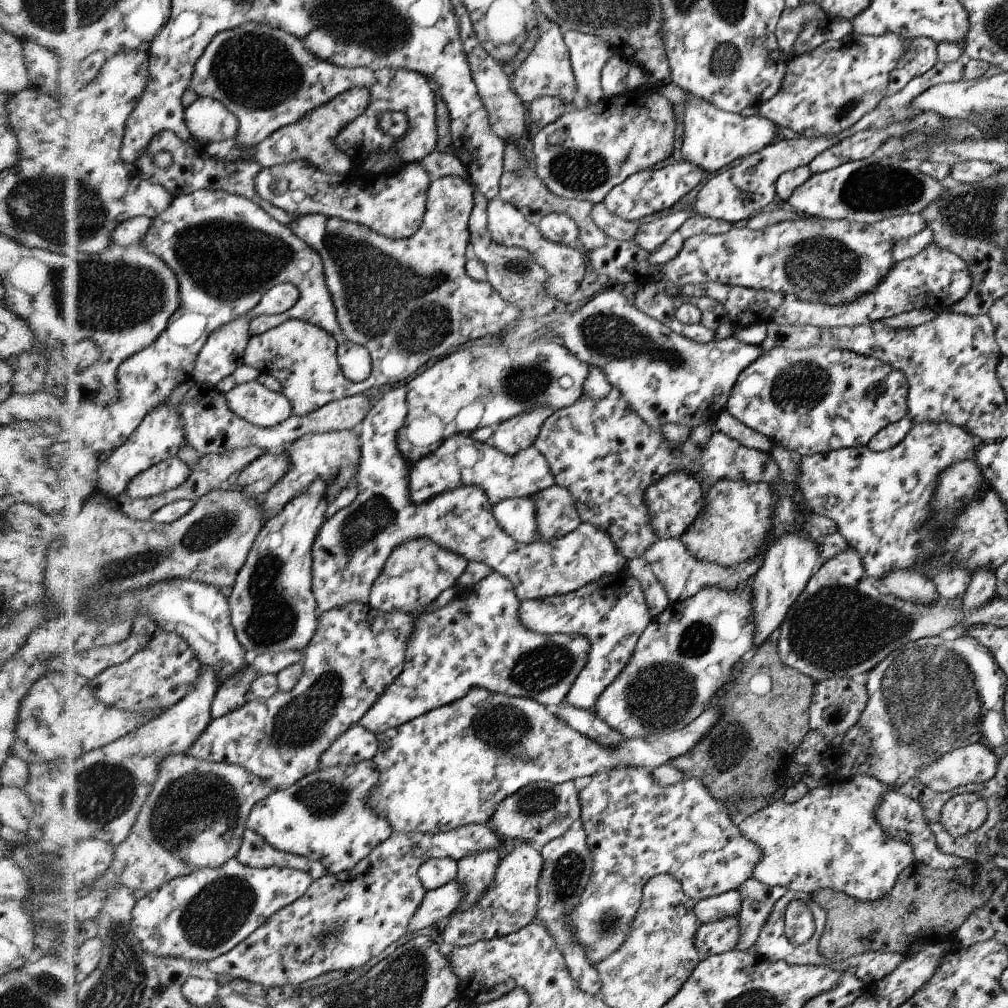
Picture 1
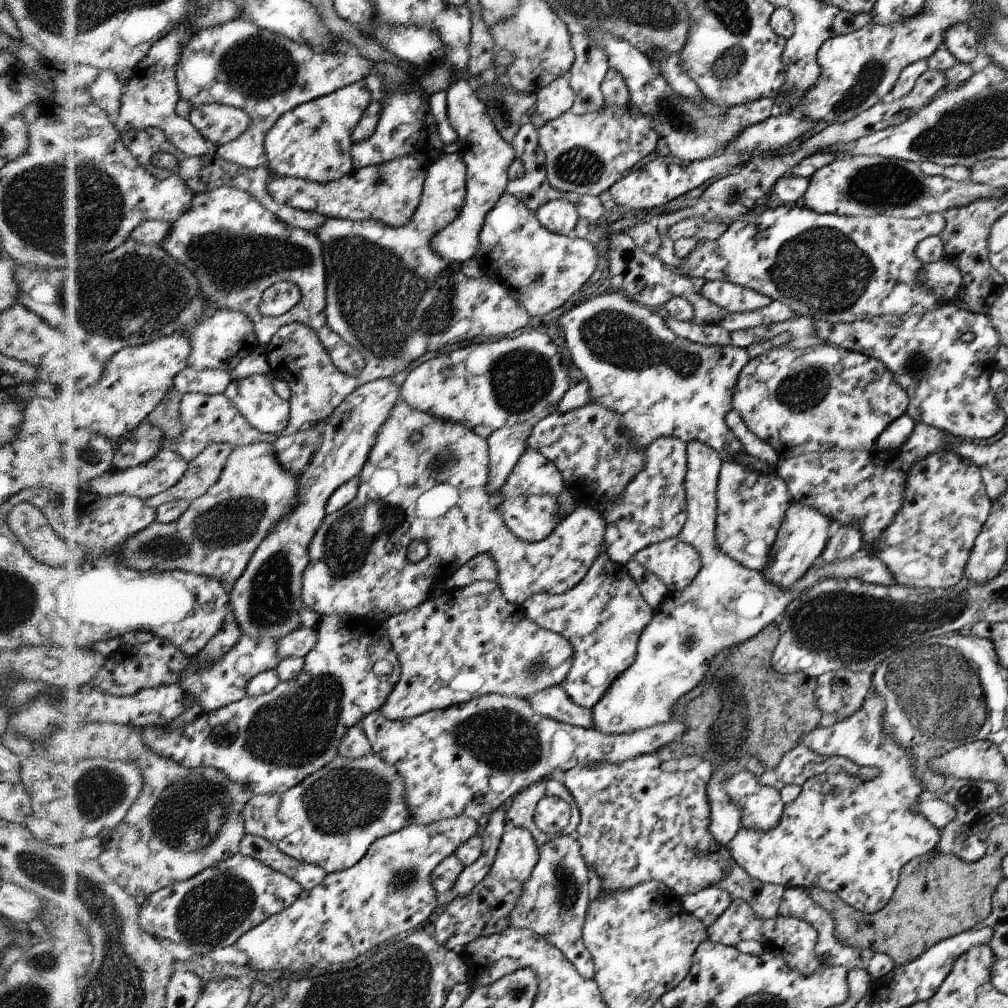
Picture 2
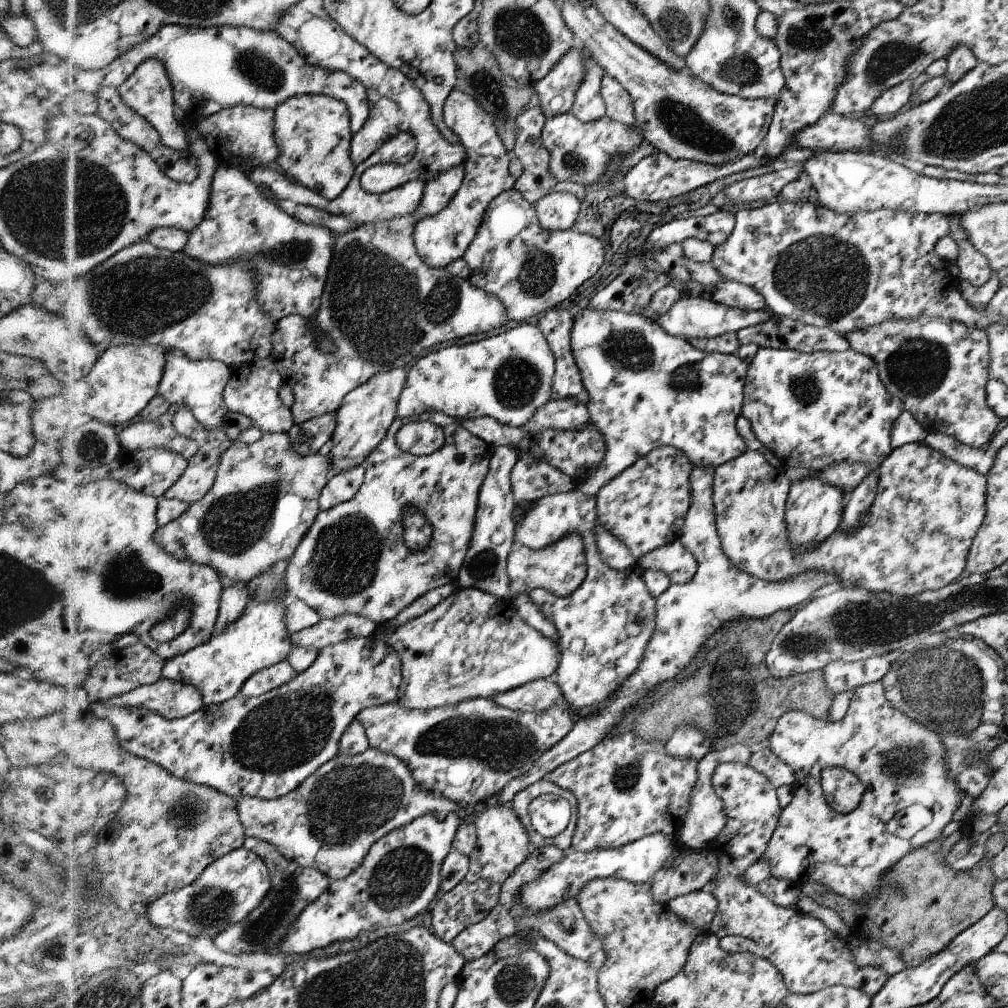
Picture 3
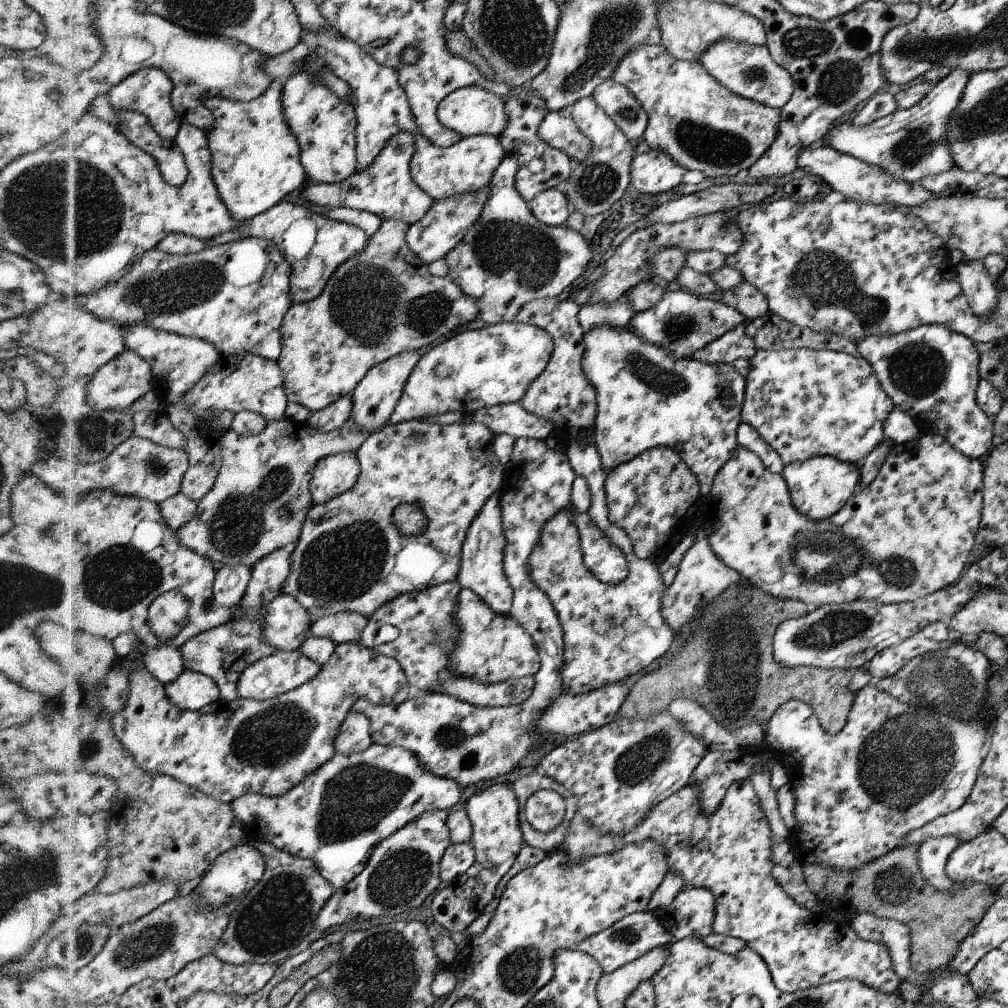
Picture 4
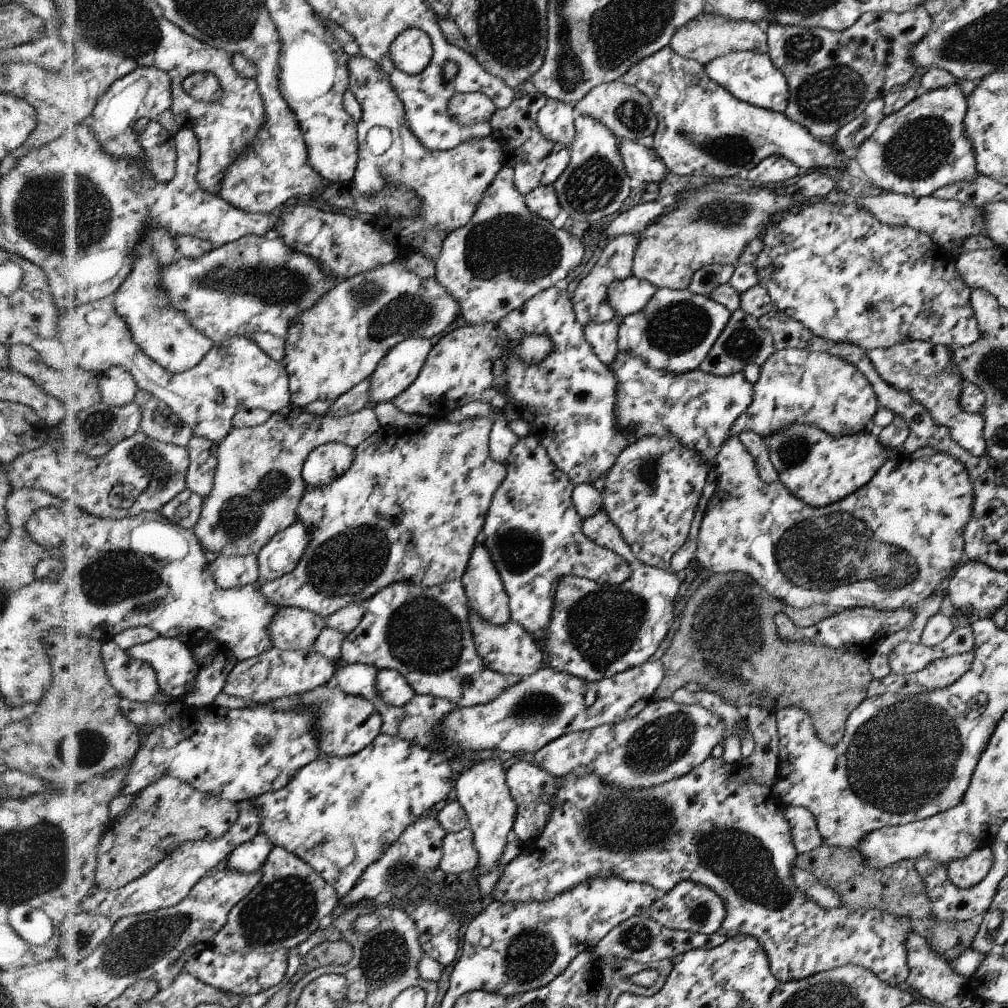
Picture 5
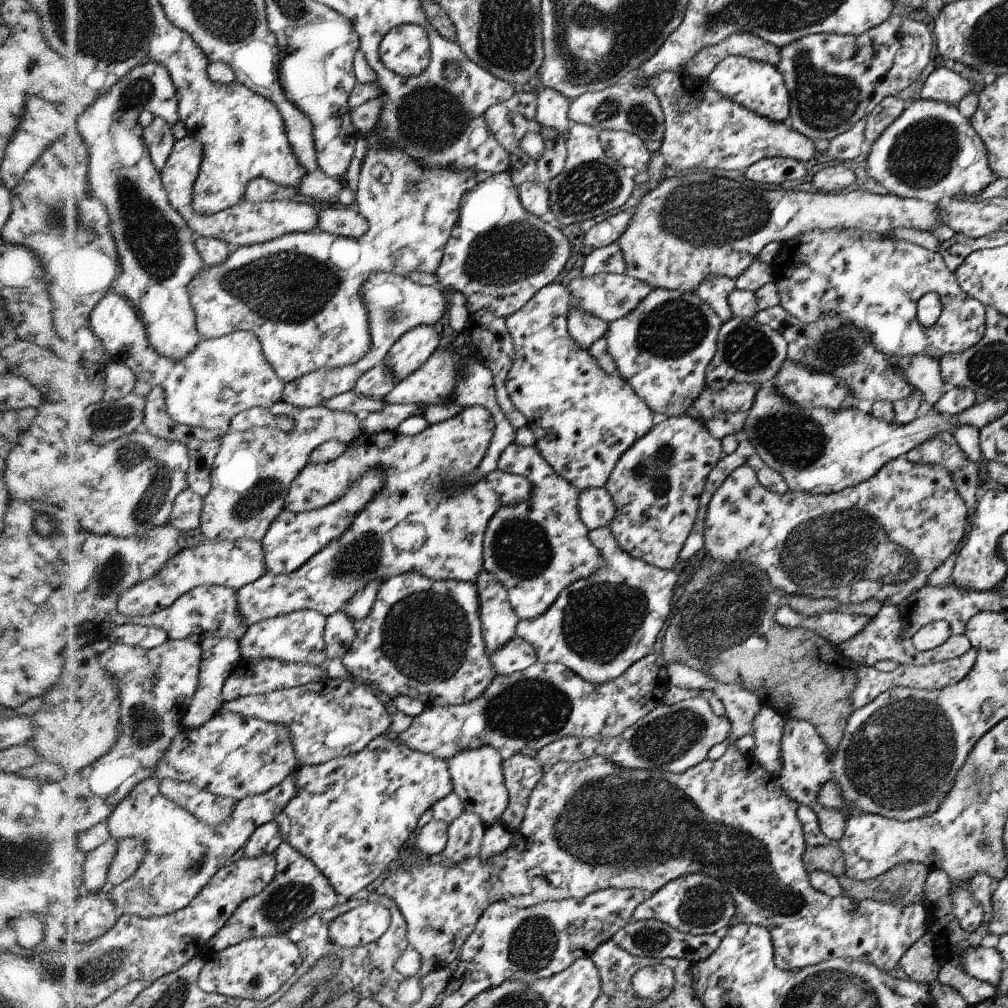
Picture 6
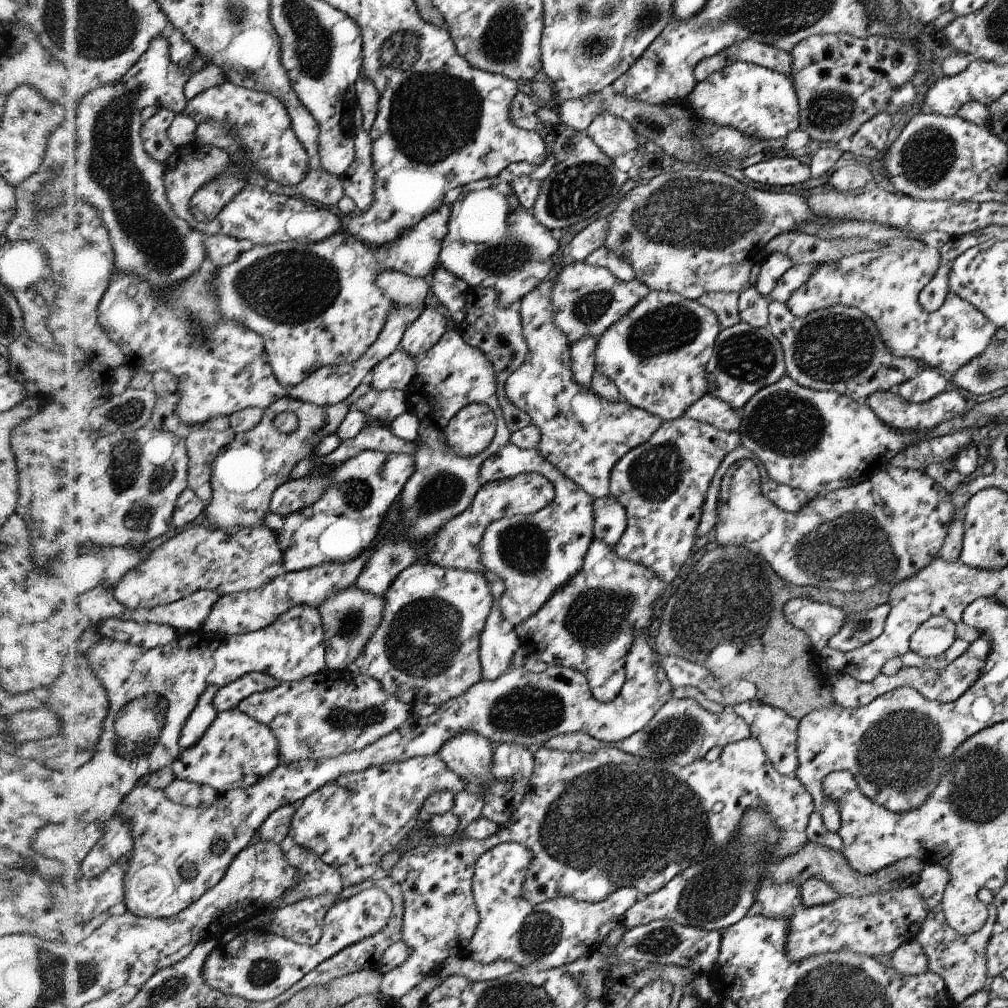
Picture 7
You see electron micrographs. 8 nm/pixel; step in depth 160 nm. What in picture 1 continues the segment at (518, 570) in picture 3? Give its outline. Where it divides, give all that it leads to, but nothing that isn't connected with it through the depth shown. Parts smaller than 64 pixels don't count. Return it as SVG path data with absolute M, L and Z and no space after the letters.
M401 386L379 396L356 429L360 442L360 458L354 479L357 494L351 504L336 512L329 520L324 520L313 544L313 598L321 613L351 602L368 604L372 586L383 572L384 564L392 551L403 542L421 537L431 540L431 543L437 544L441 549L463 556L467 562L483 562L495 573L503 575L512 584L517 602L573 593L585 584L599 580L601 576L624 569L626 560L616 549L611 536L587 522L580 522L576 530L547 542L516 542L497 525L492 516L493 505L477 485L457 486L455 490L441 492L421 504L409 502L408 474L412 463L403 458L401 450L397 448L398 431L404 426L407 414L407 390Z

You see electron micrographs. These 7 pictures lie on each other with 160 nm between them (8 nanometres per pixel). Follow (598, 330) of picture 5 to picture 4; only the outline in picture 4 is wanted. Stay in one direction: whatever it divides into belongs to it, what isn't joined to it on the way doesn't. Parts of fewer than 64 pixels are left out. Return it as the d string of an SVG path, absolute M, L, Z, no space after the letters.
M621 294L621 296L608 303L599 301L579 306L579 323L583 332L603 325L625 327L628 326L634 314L628 296Z

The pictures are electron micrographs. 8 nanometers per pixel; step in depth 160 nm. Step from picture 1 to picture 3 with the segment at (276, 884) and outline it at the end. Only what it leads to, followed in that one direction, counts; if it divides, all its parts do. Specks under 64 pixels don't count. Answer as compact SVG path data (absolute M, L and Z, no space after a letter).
M245 848L212 862L199 878L183 887L150 902L147 916L159 928L186 932L191 938L214 938L231 926L239 925L268 898L274 886L269 867L256 852Z

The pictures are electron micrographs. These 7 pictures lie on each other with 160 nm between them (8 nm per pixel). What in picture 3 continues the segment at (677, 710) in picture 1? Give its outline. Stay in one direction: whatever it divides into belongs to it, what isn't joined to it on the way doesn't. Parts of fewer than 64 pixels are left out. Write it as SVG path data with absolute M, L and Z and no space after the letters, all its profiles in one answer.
M696 465L696 468L691 470L691 476L688 478L691 505L684 518L683 532L678 540L683 548L695 557L696 571L687 582L670 584L656 598L655 629L644 648L640 664L632 672L631 678L627 678L627 682L621 688L617 687L607 697L601 709L593 708L577 714L574 717L573 730L561 742L546 751L535 762L531 771L512 778L500 790L496 802L498 807L509 806L517 793L541 780L547 772L551 773L559 765L571 761L578 754L592 749L598 742L603 741L607 732L617 724L617 720L621 720L623 714L631 710L631 706L637 700L645 698L653 686L681 674L701 645L705 644L708 638L723 625L727 626L730 621L737 619L767 619L777 611L789 611L795 604L811 596L815 590L819 590L826 584L838 582L831 573L815 569L805 569L802 573L785 580L769 582L747 574L731 562L720 546L720 537L716 531L712 502L714 470L715 468L709 465Z

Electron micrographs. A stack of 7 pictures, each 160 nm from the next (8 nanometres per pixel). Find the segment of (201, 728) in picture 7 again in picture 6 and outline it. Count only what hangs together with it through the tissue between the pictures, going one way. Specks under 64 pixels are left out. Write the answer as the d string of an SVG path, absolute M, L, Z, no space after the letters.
M212 635L202 642L202 665L200 668L200 685L193 695L187 714L182 718L182 726L190 729L199 728L208 723L220 710L223 709L222 692L224 684L231 673L236 670L237 664L243 658L240 644L232 638L219 638Z

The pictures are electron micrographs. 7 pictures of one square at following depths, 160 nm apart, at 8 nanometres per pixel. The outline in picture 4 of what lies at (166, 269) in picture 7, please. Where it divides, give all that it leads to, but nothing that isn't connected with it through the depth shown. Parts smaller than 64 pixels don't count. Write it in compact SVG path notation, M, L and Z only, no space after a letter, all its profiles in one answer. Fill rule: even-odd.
M157 67L142 68L139 72L128 76L121 84L114 86L105 97L109 100L113 110L125 109L145 114L152 122L154 129L164 138L170 141L177 138L181 120L172 103L174 82L163 70ZM145 324L127 329L125 339L127 347L137 351L150 362L154 372L152 390L161 400L163 407L181 404L182 399L196 388L200 380L223 356L213 343L206 340L157 330Z

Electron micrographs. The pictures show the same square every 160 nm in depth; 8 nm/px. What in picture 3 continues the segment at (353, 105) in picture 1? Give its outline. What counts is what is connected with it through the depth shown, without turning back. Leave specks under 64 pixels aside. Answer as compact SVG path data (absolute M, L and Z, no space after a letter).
M308 94L296 96L284 102L275 110L275 138L279 147L277 163L284 174L308 186L311 190L318 191L326 199L333 200L339 197L348 186L348 182L355 172L351 159L351 114L348 107L341 99L327 95Z

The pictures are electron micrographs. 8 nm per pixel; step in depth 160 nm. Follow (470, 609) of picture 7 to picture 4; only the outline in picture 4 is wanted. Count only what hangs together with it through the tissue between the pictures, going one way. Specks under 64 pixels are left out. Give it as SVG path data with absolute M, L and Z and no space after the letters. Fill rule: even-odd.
M456 580L451 582L444 582L440 585L423 589L416 593L405 593L382 605L375 613L368 619L368 624L360 632L359 643L361 646L367 647L369 650L374 650L377 654L393 657L396 659L404 674L408 679L408 686L413 694L422 694L423 692L436 692L446 695L452 695L453 698L463 699L465 702L472 703L476 707L508 707L520 705L527 700L535 686L535 679L533 677L521 677L517 680L507 680L500 683L492 683L486 685L485 683L477 682L469 677L458 677L457 674L448 670L448 654L454 649L454 640L456 639L458 629L452 621L452 614L455 613L456 598L459 596L460 583ZM389 624L393 628L397 628L397 637L387 643L374 645L373 638L377 634L377 630Z

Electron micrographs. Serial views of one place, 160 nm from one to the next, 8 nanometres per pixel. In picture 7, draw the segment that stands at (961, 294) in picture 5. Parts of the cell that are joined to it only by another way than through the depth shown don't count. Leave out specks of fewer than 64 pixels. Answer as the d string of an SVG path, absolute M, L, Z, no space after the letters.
M930 247L903 250L900 252L863 251L842 256L831 262L819 263L810 274L810 277L793 291L784 302L789 312L796 317L805 317L817 309L824 309L833 305L855 307L864 315L868 315L875 323L880 333L883 345L897 357L916 359L923 365L936 369L939 372L954 374L970 358L976 357L988 348L992 341L996 326L986 319L976 306L967 301L947 293L941 306L932 313L920 309L918 294L920 290L932 280L940 265L940 251Z

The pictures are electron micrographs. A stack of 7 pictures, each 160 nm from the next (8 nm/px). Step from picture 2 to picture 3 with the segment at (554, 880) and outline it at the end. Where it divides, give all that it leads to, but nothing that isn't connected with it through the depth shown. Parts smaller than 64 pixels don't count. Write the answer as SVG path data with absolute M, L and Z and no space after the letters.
M553 845L530 848L529 858L505 881L503 889L501 889L499 902L492 912L483 921L469 925L459 936L450 942L450 945L464 957L465 962L471 962L488 953L495 946L496 942L503 937L515 935L518 931L531 930L533 936L541 935L543 938L549 939L551 942L556 943L562 951L565 951L565 954L572 955L573 958L594 964L597 968L604 963L606 954L604 953L600 937L596 937L592 933L584 919L580 906L573 897L565 897L564 901L561 901L557 906L542 911L526 909L524 904L518 901L521 889L525 885L536 881L537 877L545 873L563 857L564 849Z

